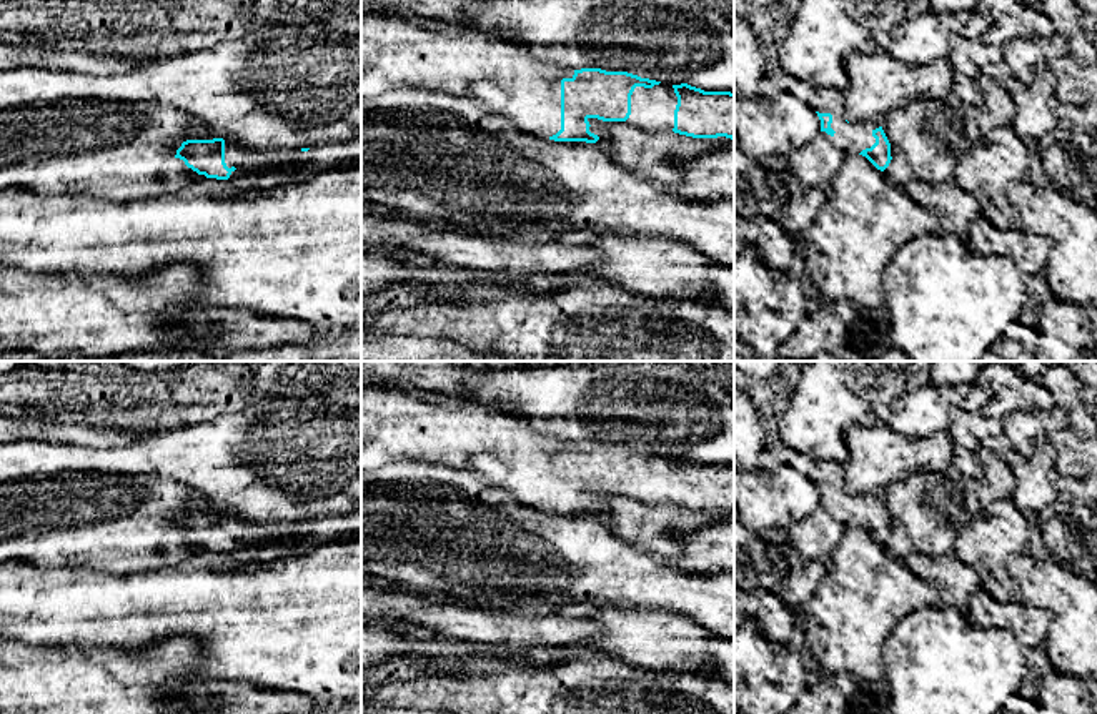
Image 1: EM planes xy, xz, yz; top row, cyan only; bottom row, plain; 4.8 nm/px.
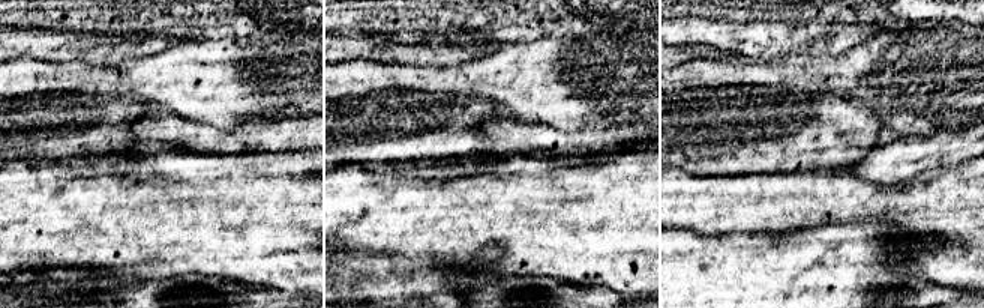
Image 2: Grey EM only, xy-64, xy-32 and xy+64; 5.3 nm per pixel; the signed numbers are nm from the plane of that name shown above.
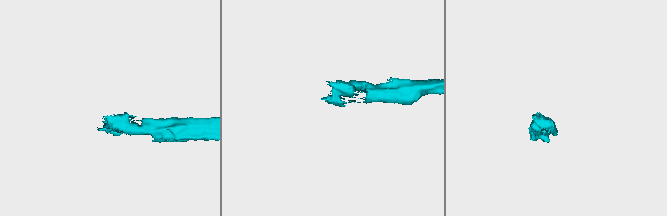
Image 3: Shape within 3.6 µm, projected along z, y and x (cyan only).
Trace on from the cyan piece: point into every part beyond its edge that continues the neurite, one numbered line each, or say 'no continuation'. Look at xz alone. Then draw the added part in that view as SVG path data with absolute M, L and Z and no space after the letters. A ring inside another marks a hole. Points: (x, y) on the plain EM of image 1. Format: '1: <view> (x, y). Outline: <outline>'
1: xz (500, 446). Outline: M361 384L361 471L395 463L426 463L478 474L514 501L549 511L561 503L564 443L529 426L524 416L478 399L453 409L428 403L408 389Z
2: xz (653, 481). Outline: M669 456L636 459L631 468L631 488L624 496L653 508L669 506L674 501L676 478L678 469Z

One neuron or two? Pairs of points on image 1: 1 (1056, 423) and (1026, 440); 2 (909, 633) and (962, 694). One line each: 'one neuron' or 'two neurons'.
1: one neuron
2: one neuron

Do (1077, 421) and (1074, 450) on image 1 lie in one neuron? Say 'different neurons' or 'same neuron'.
different neurons

